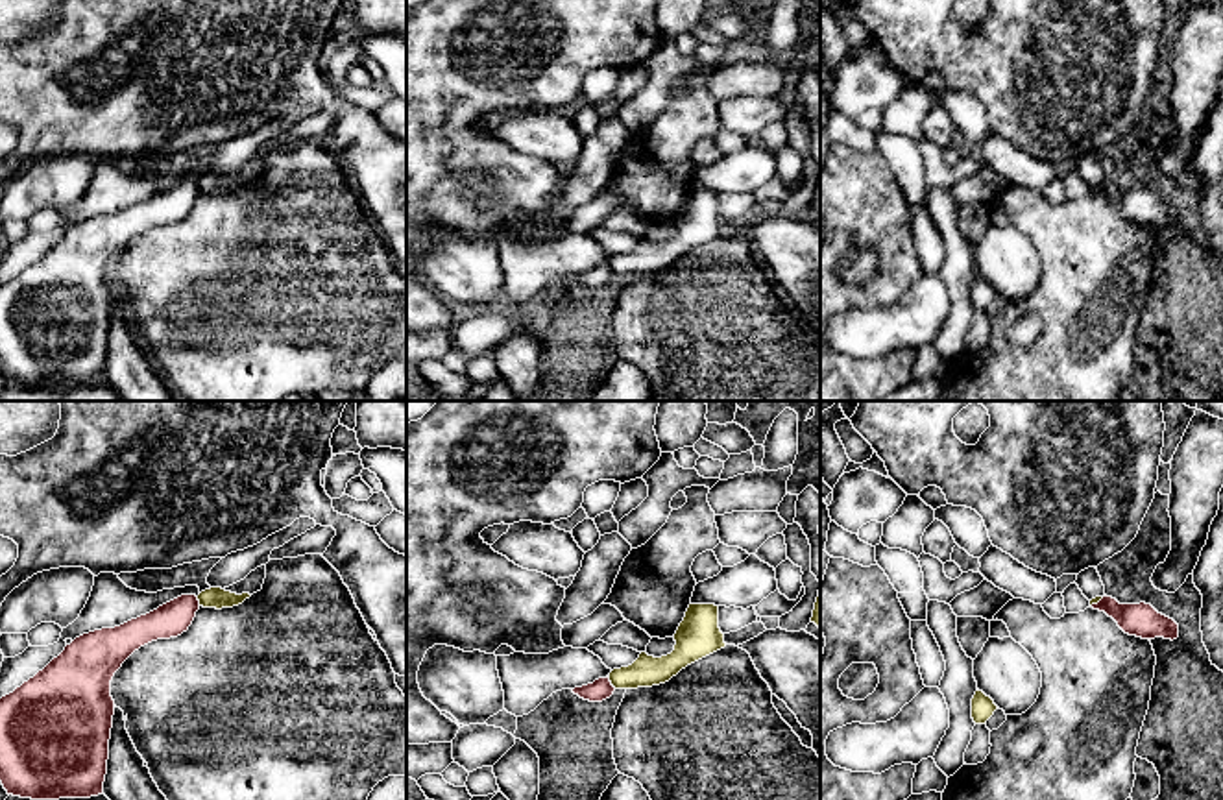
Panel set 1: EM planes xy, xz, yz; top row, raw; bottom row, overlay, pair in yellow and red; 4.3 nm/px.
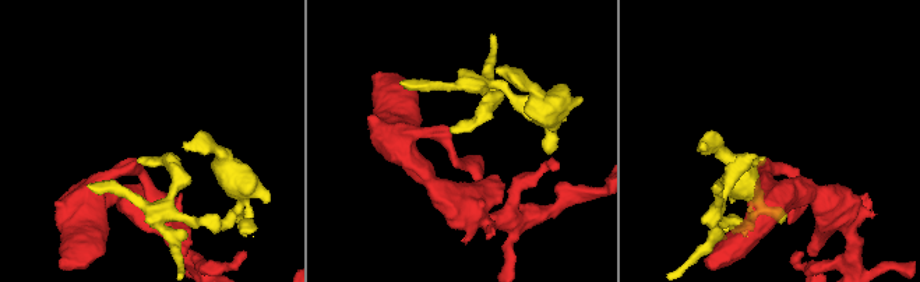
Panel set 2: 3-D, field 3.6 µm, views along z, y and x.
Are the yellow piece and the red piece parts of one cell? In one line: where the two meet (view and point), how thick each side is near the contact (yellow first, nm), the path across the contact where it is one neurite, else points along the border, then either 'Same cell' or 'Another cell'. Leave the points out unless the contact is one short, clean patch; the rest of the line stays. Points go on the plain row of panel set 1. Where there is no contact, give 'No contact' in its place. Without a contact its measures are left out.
Touches yellow at xz (610, 266). Thickness 140 nm (yellow) against 90 nm. Boundary: xz (606, 263), (616, 274). Another cell

